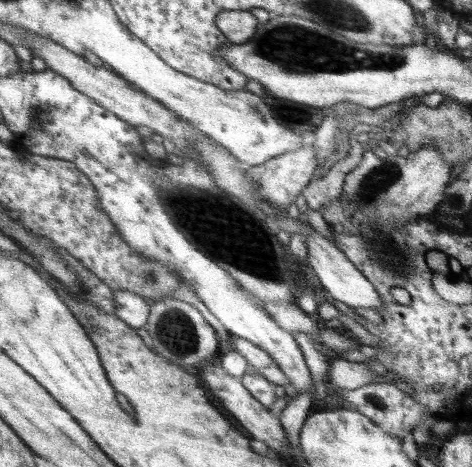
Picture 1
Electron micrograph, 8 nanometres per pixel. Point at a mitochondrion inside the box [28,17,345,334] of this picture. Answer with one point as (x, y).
(70, 271)

